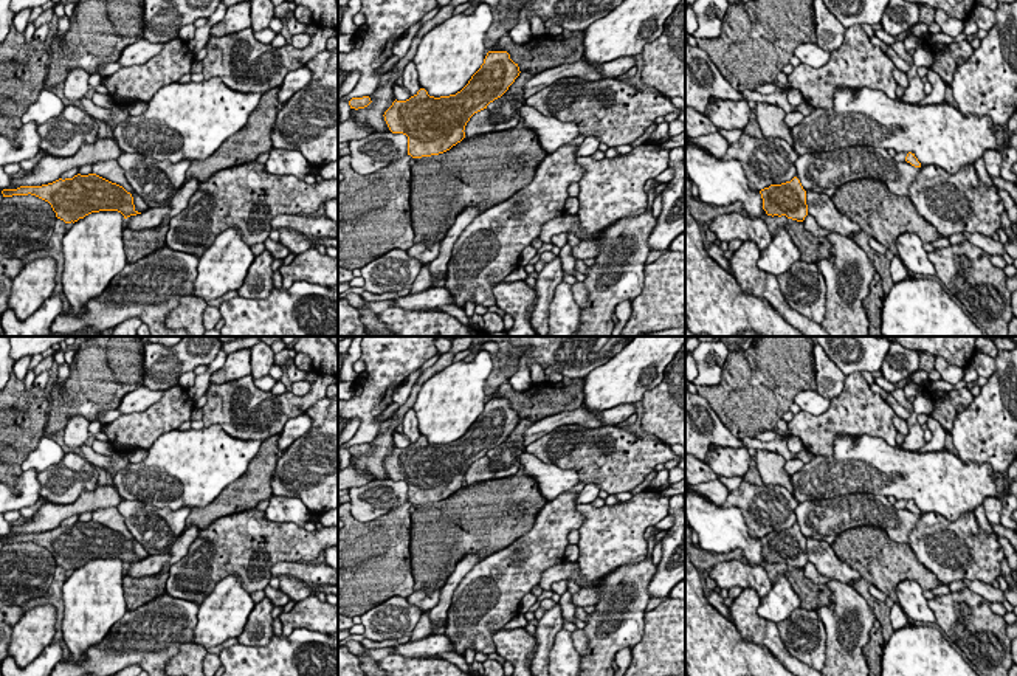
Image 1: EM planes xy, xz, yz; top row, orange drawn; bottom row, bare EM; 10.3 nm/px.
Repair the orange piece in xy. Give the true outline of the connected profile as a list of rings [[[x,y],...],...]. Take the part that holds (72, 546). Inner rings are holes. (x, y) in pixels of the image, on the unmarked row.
[[[96,521],[59,526],[42,533],[20,533],[3,536],[3,544],[36,543],[48,549],[56,564],[65,571],[74,571],[91,560],[118,558],[124,566],[141,561],[135,557],[133,544],[122,533]]]

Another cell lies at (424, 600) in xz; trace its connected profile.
[[[440,589],[434,591],[414,591],[408,595],[408,602],[417,606],[422,612],[433,609],[439,603]]]

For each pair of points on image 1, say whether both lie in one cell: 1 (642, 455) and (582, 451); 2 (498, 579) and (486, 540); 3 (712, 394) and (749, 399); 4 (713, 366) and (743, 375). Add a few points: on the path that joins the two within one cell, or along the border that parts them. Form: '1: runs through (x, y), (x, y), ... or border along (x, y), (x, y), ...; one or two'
1: runs through (627, 458), (597, 455); one
2: border along (521, 535), (481, 560); two
3: runs through (721, 399), (740, 399); one
4: border along (723, 366), (723, 379), (712, 386); two

